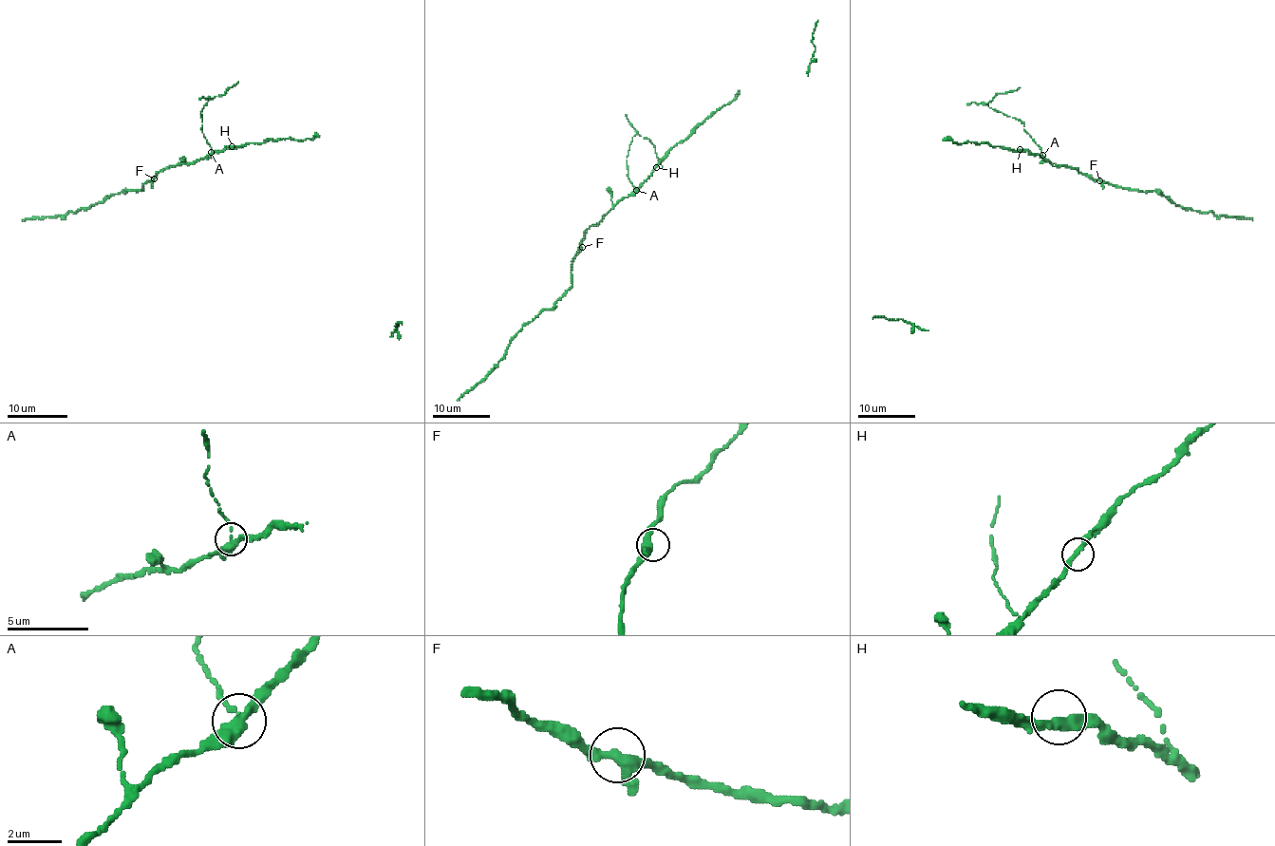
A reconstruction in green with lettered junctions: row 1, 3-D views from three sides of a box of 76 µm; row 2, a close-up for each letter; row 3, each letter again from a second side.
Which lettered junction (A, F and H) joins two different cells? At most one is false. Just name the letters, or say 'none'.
A

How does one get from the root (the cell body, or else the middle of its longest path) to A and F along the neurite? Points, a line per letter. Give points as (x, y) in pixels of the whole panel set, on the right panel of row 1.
A: (1019, 150), (1042, 155)
F: (1019, 150), (1039, 153), (1054, 166), (1070, 166), (1099, 180)

